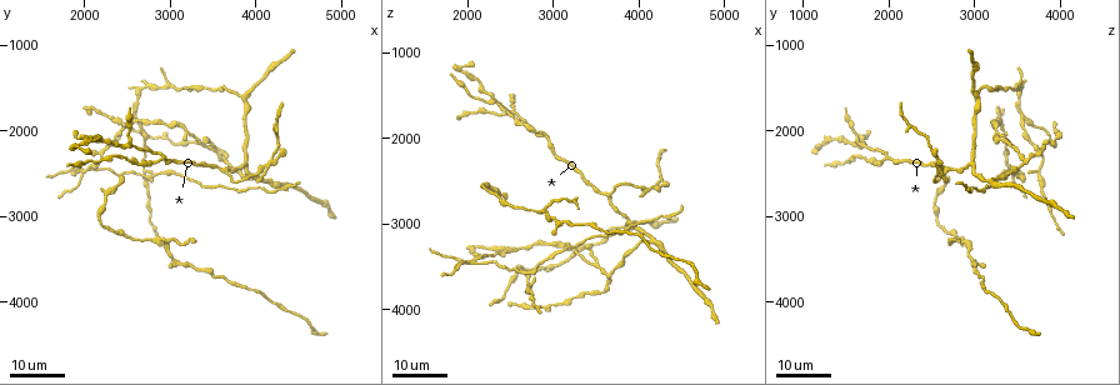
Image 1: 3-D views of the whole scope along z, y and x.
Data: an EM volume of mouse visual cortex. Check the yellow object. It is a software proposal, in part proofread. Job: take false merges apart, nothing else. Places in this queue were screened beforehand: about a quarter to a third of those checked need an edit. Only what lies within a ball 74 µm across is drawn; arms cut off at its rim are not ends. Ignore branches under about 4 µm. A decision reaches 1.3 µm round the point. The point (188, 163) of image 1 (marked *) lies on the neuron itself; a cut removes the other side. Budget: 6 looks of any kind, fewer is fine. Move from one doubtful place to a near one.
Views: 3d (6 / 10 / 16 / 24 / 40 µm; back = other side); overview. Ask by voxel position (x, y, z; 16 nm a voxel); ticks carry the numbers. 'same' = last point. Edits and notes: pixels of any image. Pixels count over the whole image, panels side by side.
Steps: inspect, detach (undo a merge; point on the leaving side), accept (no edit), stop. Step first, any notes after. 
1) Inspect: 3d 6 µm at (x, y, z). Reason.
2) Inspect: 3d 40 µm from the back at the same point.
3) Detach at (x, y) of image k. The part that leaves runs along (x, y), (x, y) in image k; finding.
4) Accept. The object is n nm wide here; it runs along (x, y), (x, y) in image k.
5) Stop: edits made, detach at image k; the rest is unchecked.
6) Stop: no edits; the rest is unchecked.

Inspect: 3d 24 µm at (2900, 3300, 2850).

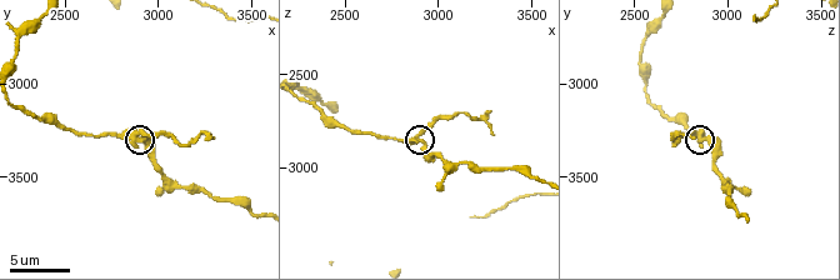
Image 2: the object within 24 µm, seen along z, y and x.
Inspect: 3d 10 µm at (2900, 3300, 2860).

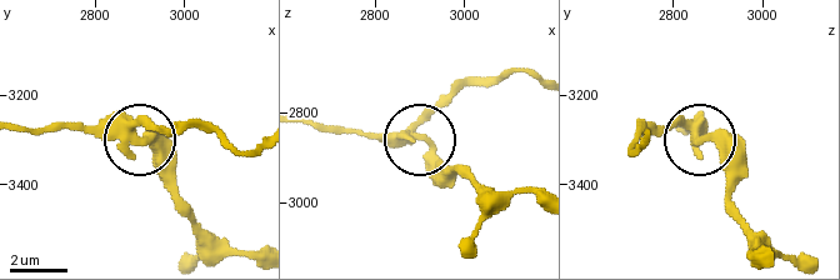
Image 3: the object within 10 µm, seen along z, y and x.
Inspect: 3d 6 µm at (2900, 3300, 2860).

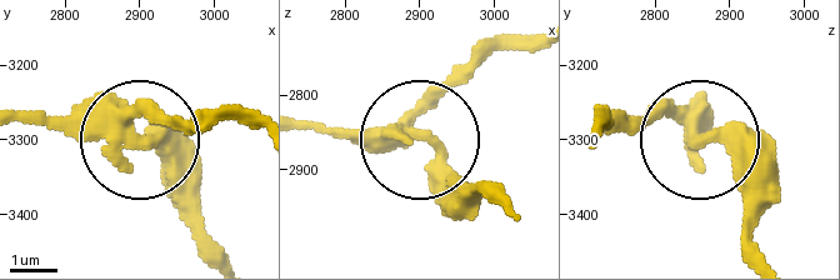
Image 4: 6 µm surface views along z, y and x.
Detach at (180, 129) of image 4. The object is 360 nm wide here; the part that leaves runs along (121, 126), (249, 114) in image 4; a second neuron is stuck on.

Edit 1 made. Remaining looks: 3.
Inspect: overview.

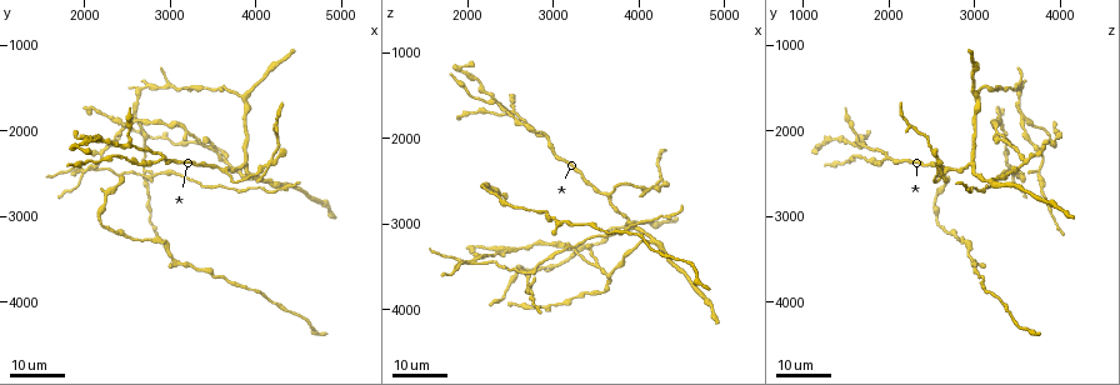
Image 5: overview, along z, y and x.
Inspect: 3d 16 µm at (2700, 2450, 3750). Three-way junction.

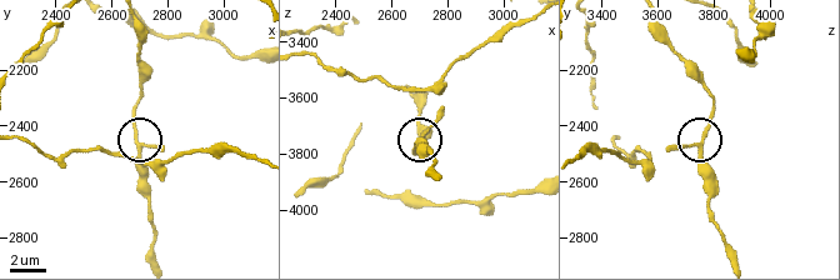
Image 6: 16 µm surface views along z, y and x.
Inspect: 3d 10 µm at (2700, 2480, 3740).

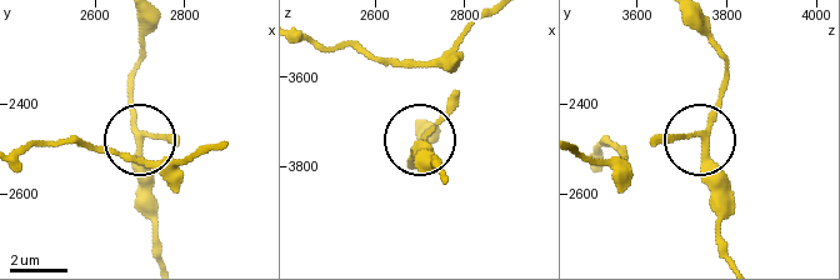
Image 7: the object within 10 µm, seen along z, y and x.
Accept. 3 arms meet here; it runs along (136, 25), (130, 126), (136, 210) in image 7; one neuron here.

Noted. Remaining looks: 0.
Stop: edits made, detach at image 4; the rest is unchecked.

